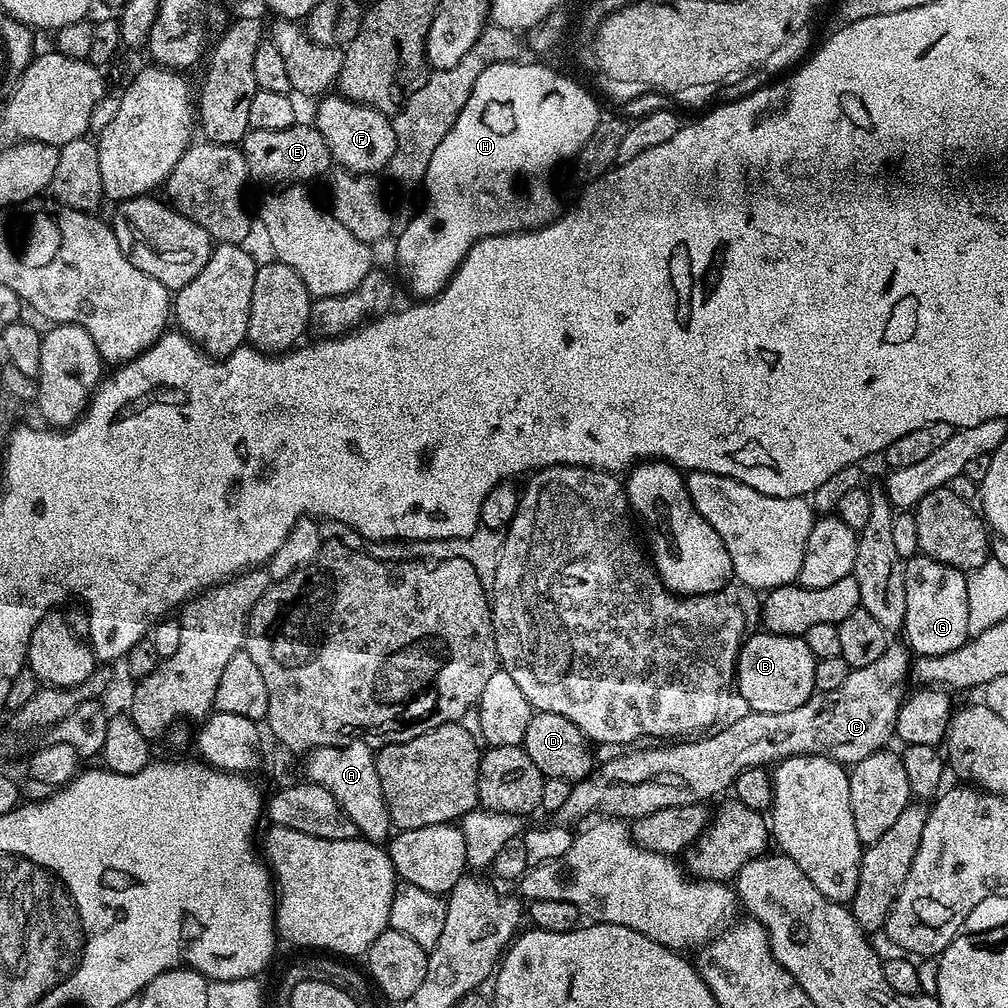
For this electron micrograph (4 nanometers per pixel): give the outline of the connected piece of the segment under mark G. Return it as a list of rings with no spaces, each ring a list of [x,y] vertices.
[[[917,554],[904,564],[906,612],[903,627],[916,656],[950,654],[970,638],[968,577],[954,566]]]

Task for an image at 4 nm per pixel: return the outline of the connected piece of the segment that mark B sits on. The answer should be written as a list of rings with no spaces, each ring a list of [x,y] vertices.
[[[760,630],[757,636],[749,635],[741,643],[740,654],[734,673],[734,688],[740,691],[747,707],[762,714],[782,714],[782,710],[794,710],[794,706],[802,706],[816,692],[814,686],[814,666],[817,658],[806,646],[803,636],[786,636],[783,632]]]

